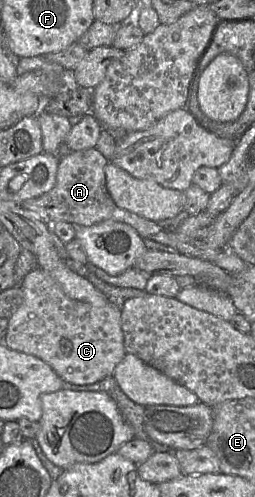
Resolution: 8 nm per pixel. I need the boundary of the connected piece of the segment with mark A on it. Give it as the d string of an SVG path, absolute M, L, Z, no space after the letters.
M96 149L73 151L60 157L56 184L49 192L23 201L20 206L35 213L47 225L68 222L73 225L92 226L104 221L115 221L130 225L143 239L165 244L172 252L198 258L213 263L224 250L209 248L203 240L190 239L176 231L167 232L157 223L118 207L106 188L104 168L108 164L105 157Z

